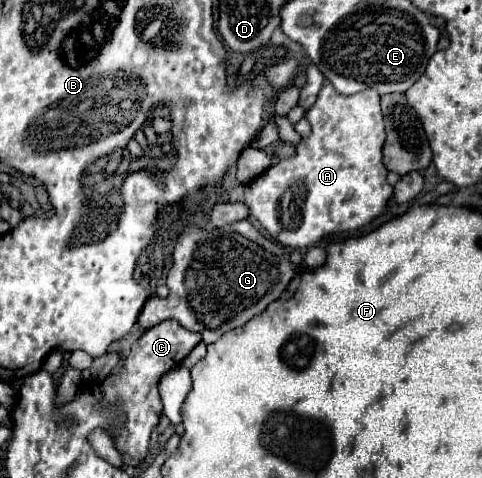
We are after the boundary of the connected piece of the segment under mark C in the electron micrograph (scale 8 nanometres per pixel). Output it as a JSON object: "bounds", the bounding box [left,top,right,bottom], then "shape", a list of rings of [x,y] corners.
{"bounds":[103,320,201,458],"shape":[[[165,320],[157,326],[147,328],[141,338],[133,344],[131,354],[125,360],[125,366],[119,374],[109,376],[103,380],[103,394],[109,404],[123,404],[127,424],[123,430],[119,430],[119,436],[115,436],[115,446],[121,454],[129,454],[131,458],[145,458],[149,450],[149,438],[151,430],[159,422],[161,414],[161,400],[157,392],[159,378],[169,372],[171,368],[179,366],[179,362],[201,342],[201,336],[197,332],[189,332],[183,326],[179,326],[173,320]]]}

